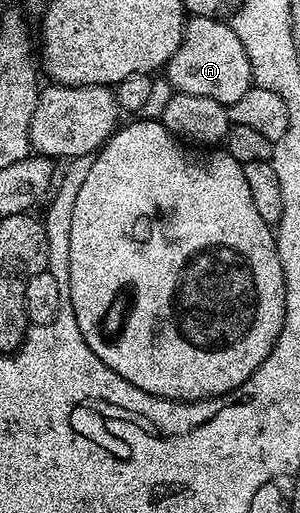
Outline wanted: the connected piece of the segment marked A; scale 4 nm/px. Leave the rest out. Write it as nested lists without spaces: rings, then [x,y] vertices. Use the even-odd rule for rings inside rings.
[[[190,16],[186,20],[179,51],[175,51],[175,55],[165,66],[163,73],[164,76],[169,76],[170,83],[174,85],[172,88],[176,92],[187,95],[207,95],[226,107],[233,105],[235,99],[247,95],[247,91],[254,84],[253,68],[247,59],[247,51],[243,51],[243,43],[239,43],[239,35],[235,35],[232,24],[216,17]]]

